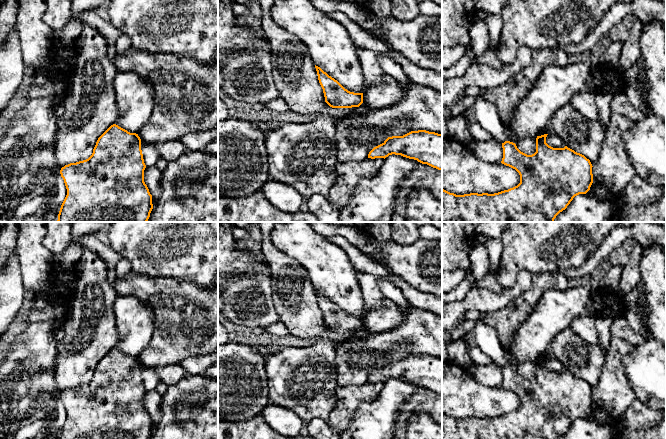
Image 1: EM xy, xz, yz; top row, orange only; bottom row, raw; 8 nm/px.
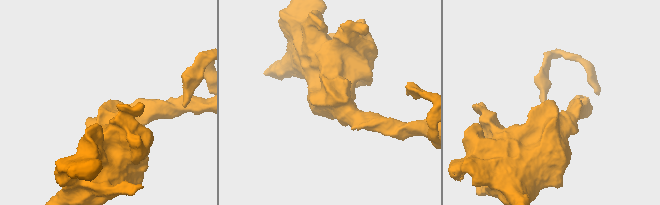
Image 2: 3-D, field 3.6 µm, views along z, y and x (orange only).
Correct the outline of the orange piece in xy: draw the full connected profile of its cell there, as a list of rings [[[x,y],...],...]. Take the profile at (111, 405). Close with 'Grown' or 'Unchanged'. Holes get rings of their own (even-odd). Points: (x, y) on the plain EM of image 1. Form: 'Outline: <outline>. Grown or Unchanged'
Outline: [[[116,348],[97,364],[92,379],[61,392],[67,419],[58,439],[150,439],[152,419],[144,406],[141,363]]]. Unchanged

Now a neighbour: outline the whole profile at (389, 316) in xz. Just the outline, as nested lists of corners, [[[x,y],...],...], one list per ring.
[[[384,298],[381,307],[363,316],[363,325],[372,333],[382,333],[397,329],[409,318],[413,307],[410,305],[404,311],[392,300]]]

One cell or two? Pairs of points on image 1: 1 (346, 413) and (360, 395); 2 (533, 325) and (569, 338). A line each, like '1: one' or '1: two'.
1: one
2: two

